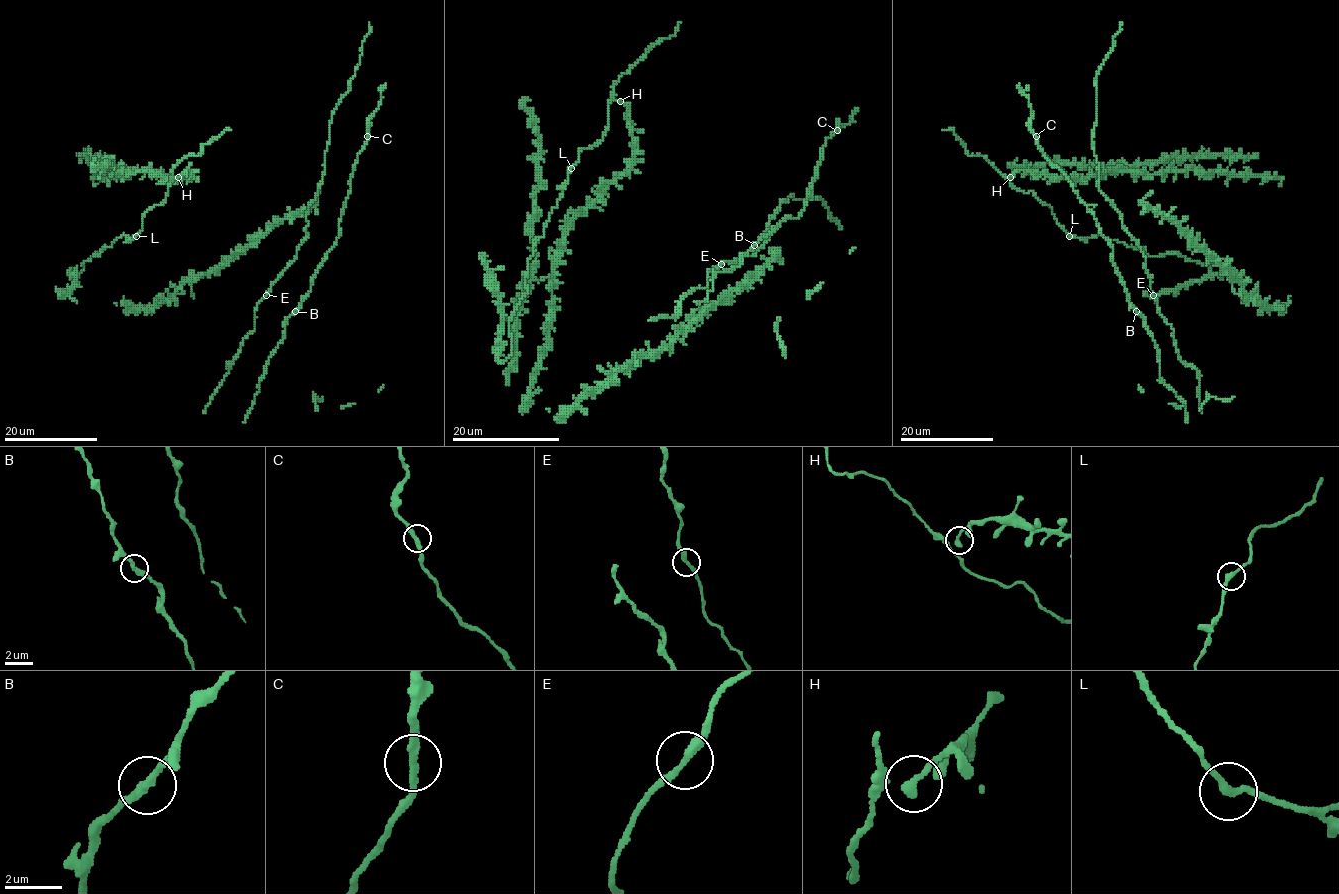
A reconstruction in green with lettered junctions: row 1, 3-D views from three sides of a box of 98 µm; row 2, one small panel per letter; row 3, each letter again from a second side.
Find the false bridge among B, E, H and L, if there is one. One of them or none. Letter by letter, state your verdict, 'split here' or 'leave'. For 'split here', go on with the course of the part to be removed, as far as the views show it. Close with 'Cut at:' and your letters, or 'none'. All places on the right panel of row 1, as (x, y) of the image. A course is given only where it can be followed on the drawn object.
B: leave
E: leave
H: leave
L: leave
Cut at: none

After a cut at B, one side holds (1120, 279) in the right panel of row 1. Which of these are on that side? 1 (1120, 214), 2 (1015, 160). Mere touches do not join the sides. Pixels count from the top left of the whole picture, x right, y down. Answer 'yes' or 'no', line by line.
1: no
2: no

